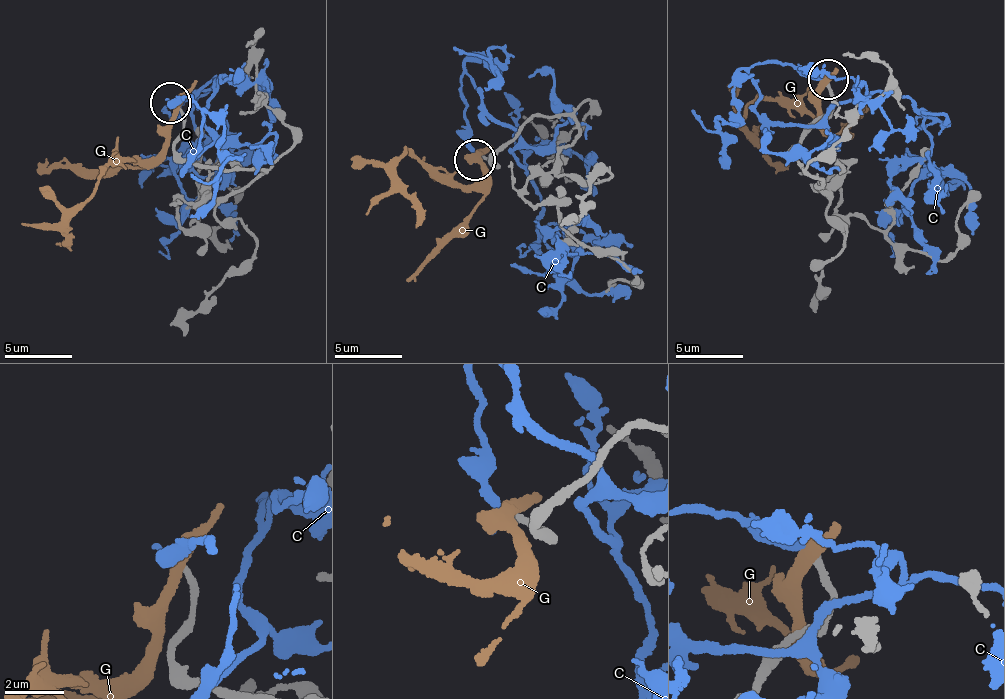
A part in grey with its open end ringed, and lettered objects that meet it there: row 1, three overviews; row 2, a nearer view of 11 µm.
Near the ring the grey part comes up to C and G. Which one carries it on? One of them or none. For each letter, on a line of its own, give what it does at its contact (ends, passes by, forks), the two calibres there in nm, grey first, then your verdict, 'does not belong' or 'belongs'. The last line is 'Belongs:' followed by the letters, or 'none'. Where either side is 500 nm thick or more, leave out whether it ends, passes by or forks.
C: it ends; calibres 220 and 340 nm; does not belong
G: it passes by; calibres 260 and 420 nm; does not belong
Belongs: none

